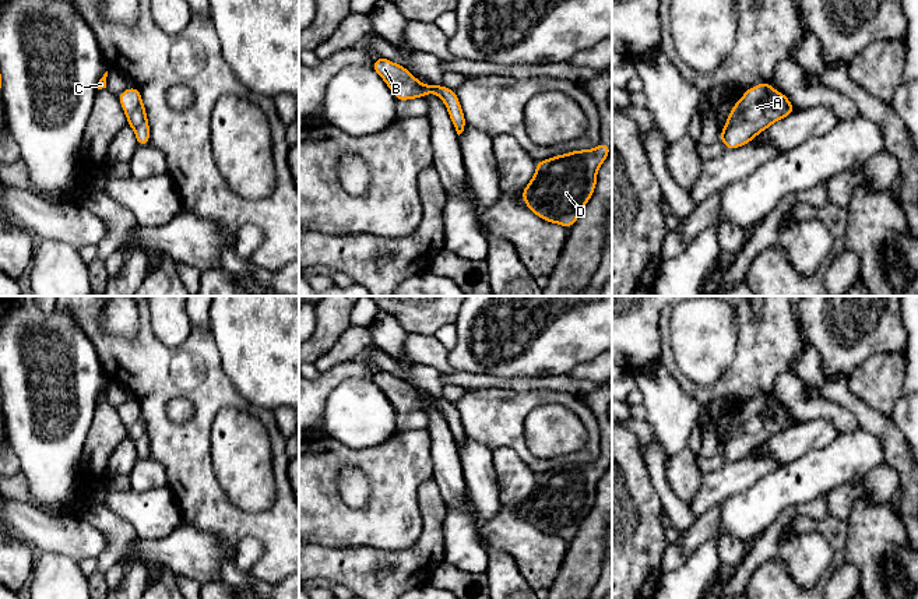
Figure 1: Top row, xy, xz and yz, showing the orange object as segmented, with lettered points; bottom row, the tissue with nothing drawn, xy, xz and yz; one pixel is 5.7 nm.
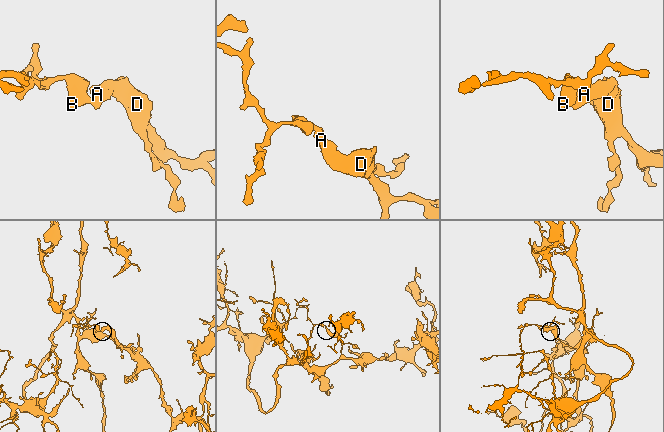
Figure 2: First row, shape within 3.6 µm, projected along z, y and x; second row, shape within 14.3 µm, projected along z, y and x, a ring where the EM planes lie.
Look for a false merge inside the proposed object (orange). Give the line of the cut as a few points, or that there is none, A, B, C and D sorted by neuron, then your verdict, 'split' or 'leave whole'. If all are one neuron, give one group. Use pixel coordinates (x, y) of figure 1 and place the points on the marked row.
no cut; A B C D; leave whole

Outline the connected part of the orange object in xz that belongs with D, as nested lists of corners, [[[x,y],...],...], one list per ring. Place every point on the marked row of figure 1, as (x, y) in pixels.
[[[608,142],[592,149],[577,149],[537,162],[535,175],[521,191],[527,208],[541,219],[570,229],[587,205],[597,186],[597,172],[611,152]]]

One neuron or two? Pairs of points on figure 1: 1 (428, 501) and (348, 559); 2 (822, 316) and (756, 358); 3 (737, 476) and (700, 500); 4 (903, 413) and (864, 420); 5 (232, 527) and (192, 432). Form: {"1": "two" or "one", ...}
{"1": "one", "2": "two", "3": "one", "4": "two", "5": "one"}

